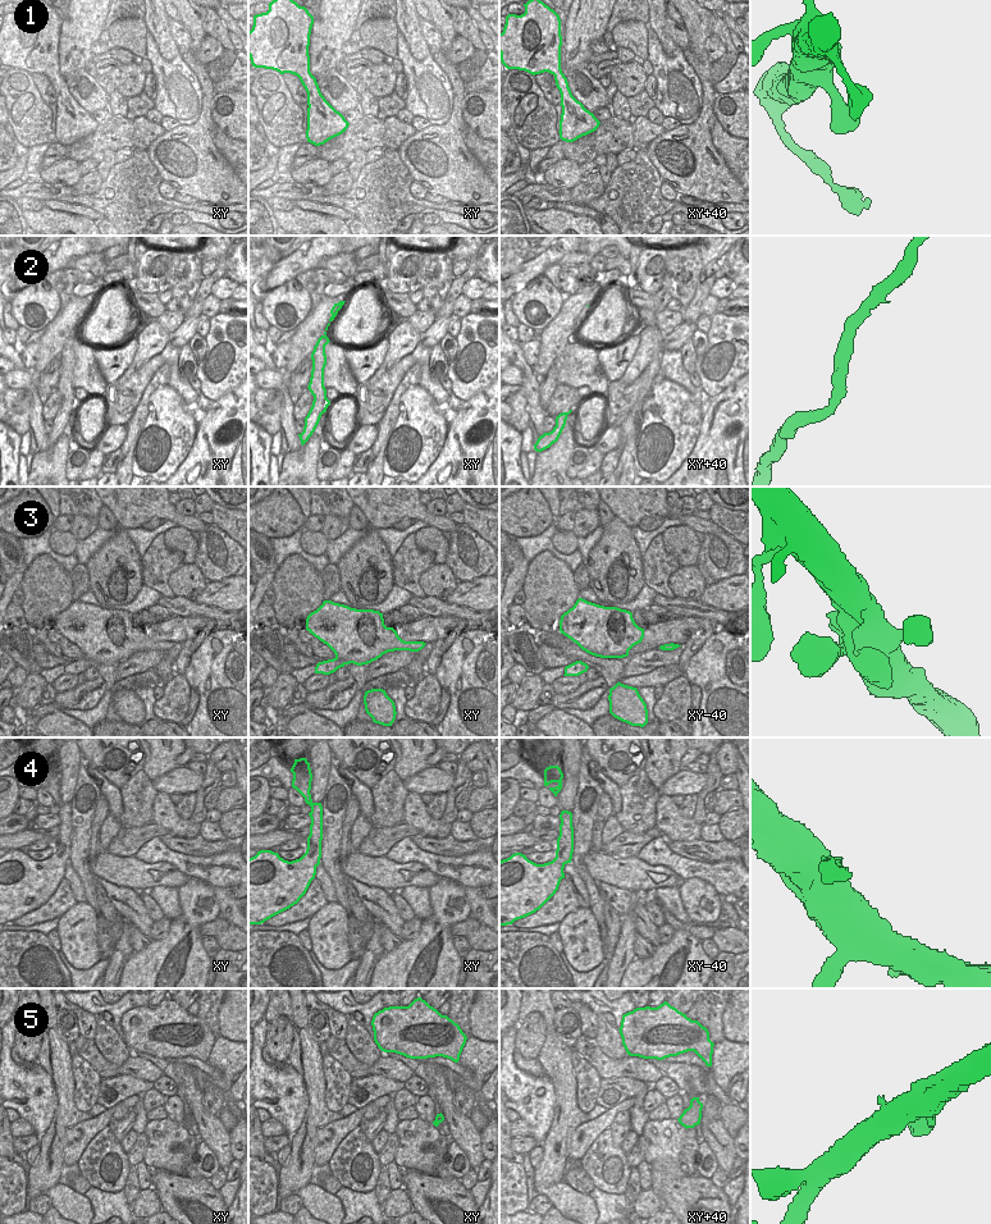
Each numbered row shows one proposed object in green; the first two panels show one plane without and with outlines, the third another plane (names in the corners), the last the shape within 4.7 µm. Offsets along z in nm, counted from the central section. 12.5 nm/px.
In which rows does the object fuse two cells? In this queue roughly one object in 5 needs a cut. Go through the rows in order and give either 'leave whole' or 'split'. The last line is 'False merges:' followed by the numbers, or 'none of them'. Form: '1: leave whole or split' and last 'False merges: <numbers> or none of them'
1: leave whole
2: leave whole
3: leave whole
4: leave whole
5: leave whole
False merges: none of them

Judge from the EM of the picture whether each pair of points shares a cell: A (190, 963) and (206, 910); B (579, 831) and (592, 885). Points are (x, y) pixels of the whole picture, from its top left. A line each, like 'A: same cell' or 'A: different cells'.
A: same cell
B: same cell

